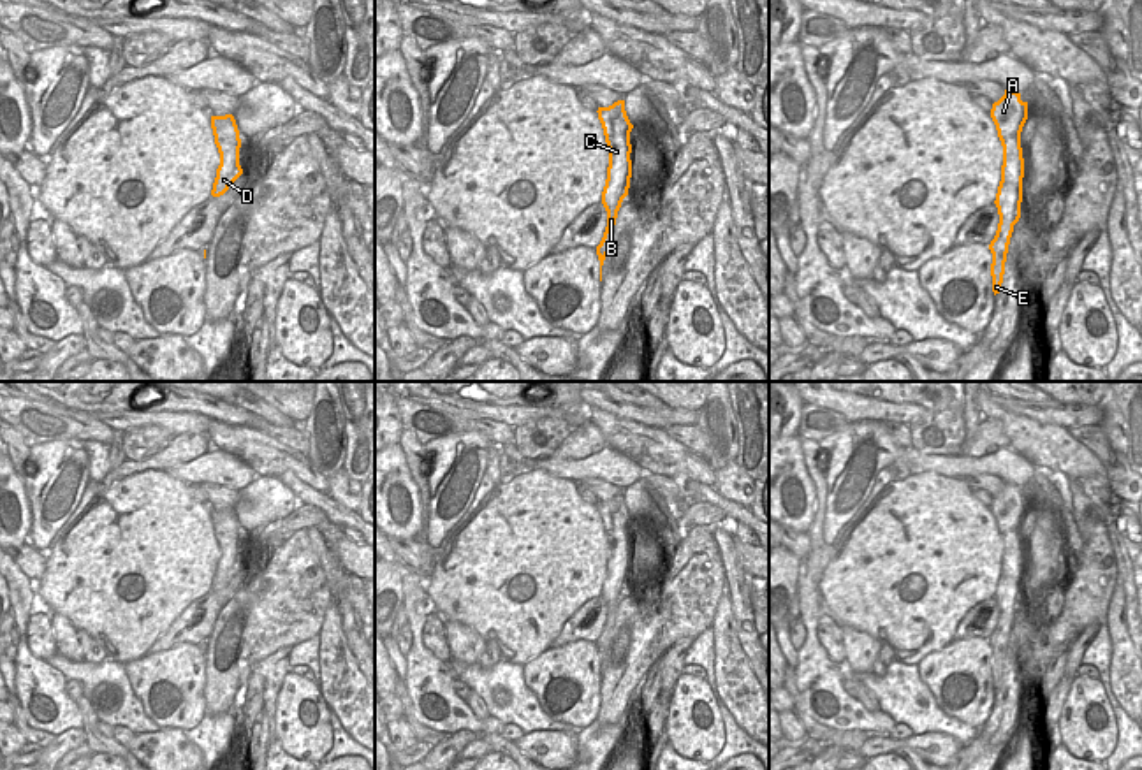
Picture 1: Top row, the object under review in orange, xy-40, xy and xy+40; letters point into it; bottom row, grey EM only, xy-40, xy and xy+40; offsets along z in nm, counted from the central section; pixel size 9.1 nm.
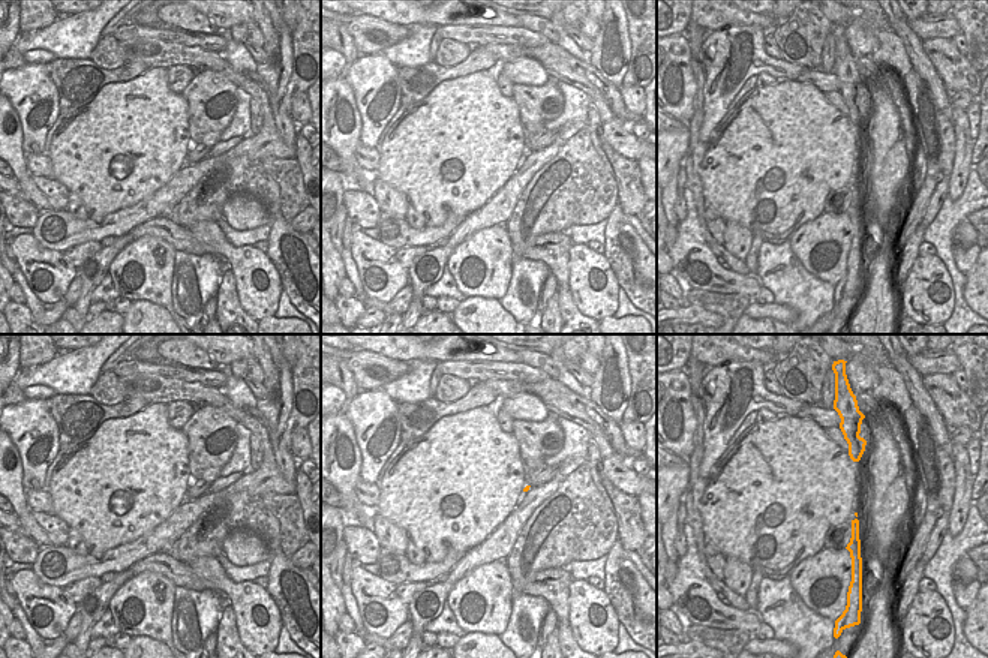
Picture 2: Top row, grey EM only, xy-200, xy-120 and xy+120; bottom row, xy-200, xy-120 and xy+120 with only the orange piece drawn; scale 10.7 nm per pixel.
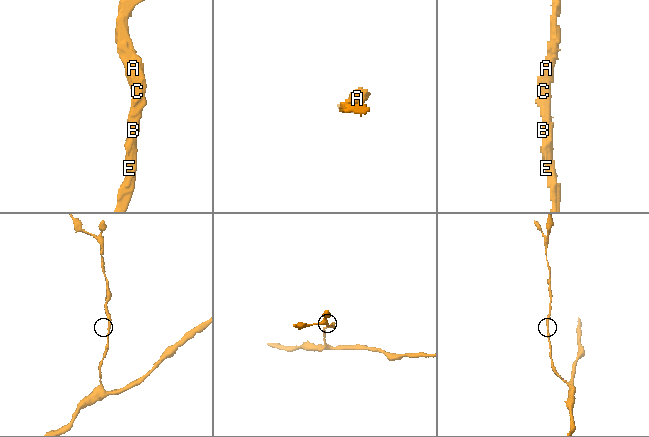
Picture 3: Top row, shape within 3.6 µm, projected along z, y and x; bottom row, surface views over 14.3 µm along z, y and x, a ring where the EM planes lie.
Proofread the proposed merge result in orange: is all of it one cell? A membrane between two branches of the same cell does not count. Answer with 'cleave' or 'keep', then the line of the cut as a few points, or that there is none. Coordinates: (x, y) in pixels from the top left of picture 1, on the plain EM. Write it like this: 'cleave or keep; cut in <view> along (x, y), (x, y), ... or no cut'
keep; no cut

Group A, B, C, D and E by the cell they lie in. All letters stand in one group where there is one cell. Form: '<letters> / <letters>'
A B C D E

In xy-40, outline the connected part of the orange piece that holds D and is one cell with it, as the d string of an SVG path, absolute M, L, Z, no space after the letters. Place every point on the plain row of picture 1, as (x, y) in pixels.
M232 508L211 510L211 522L220 547L220 559L216 563L211 589L220 591L243 568L239 559L241 533Z

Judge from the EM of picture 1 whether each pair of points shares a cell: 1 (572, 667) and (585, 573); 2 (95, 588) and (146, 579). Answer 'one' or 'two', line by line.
1: two
2: one

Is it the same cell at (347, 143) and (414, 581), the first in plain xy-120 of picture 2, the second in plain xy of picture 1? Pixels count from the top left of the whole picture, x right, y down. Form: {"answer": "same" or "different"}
{"answer": "different"}

